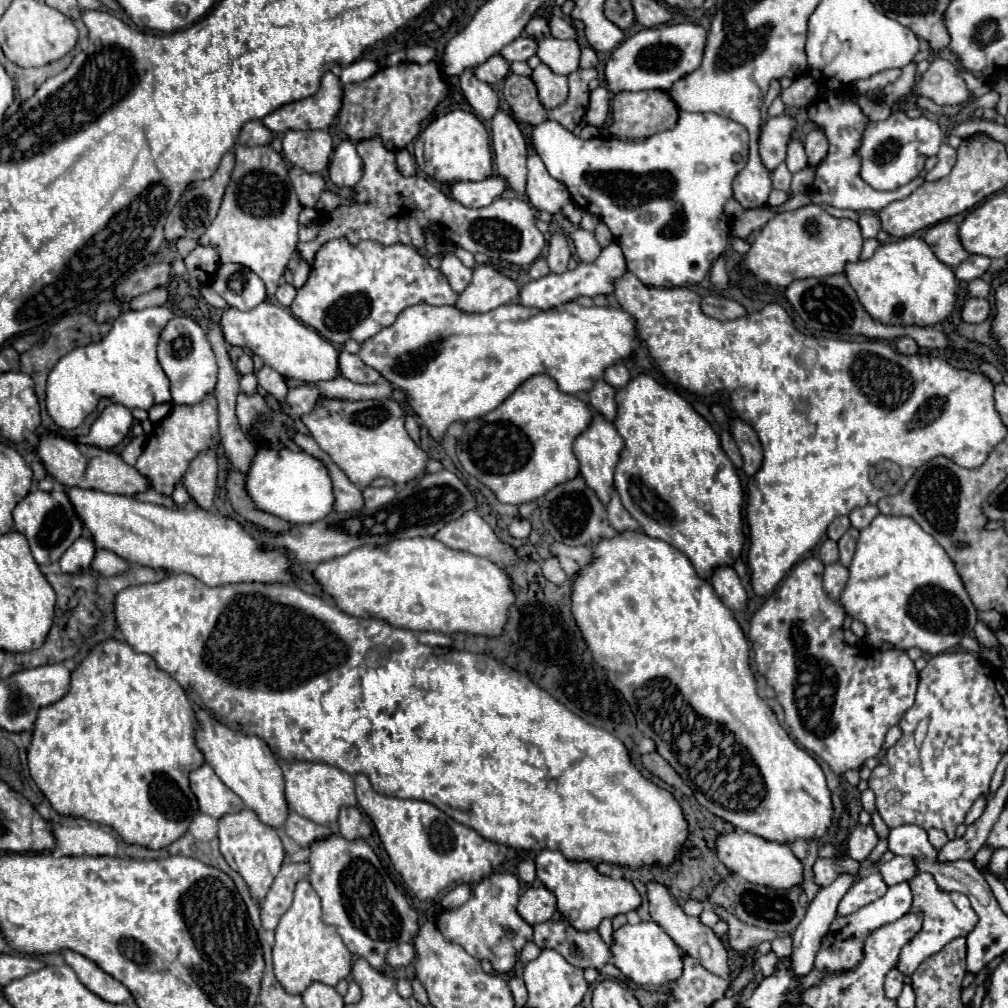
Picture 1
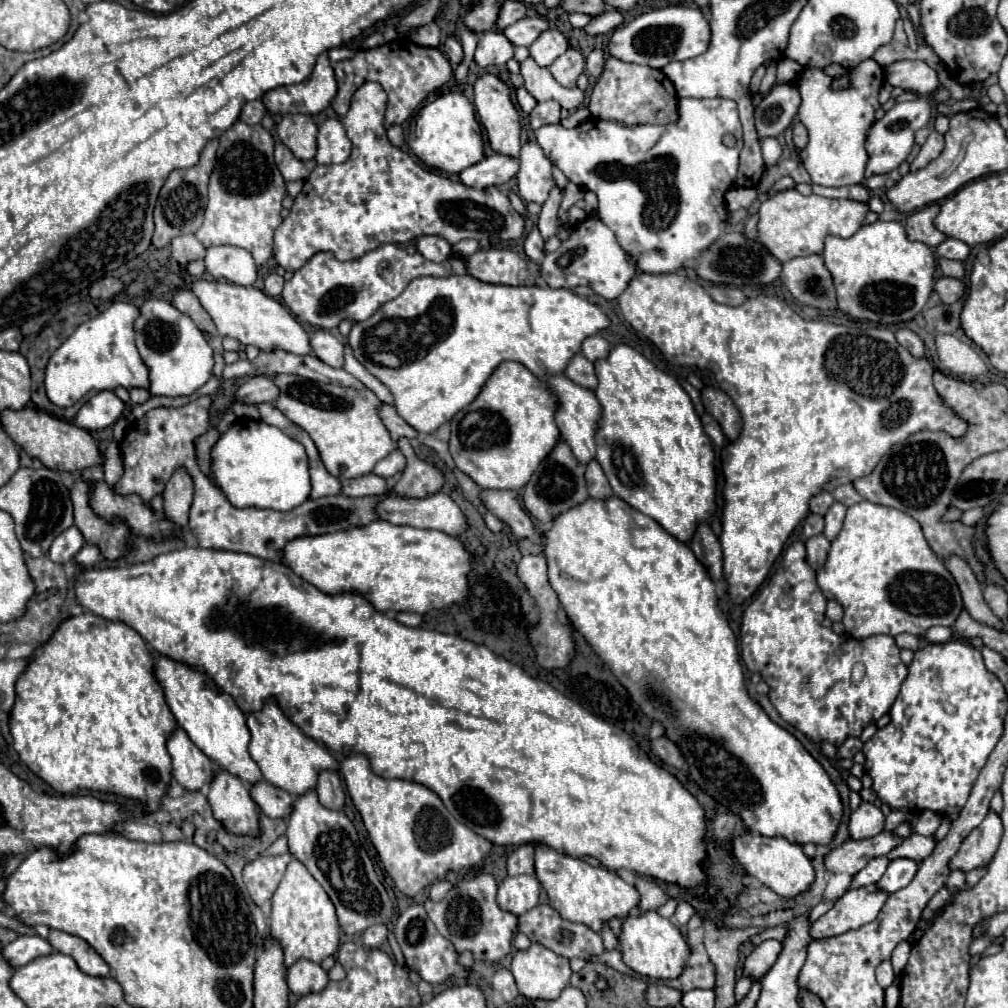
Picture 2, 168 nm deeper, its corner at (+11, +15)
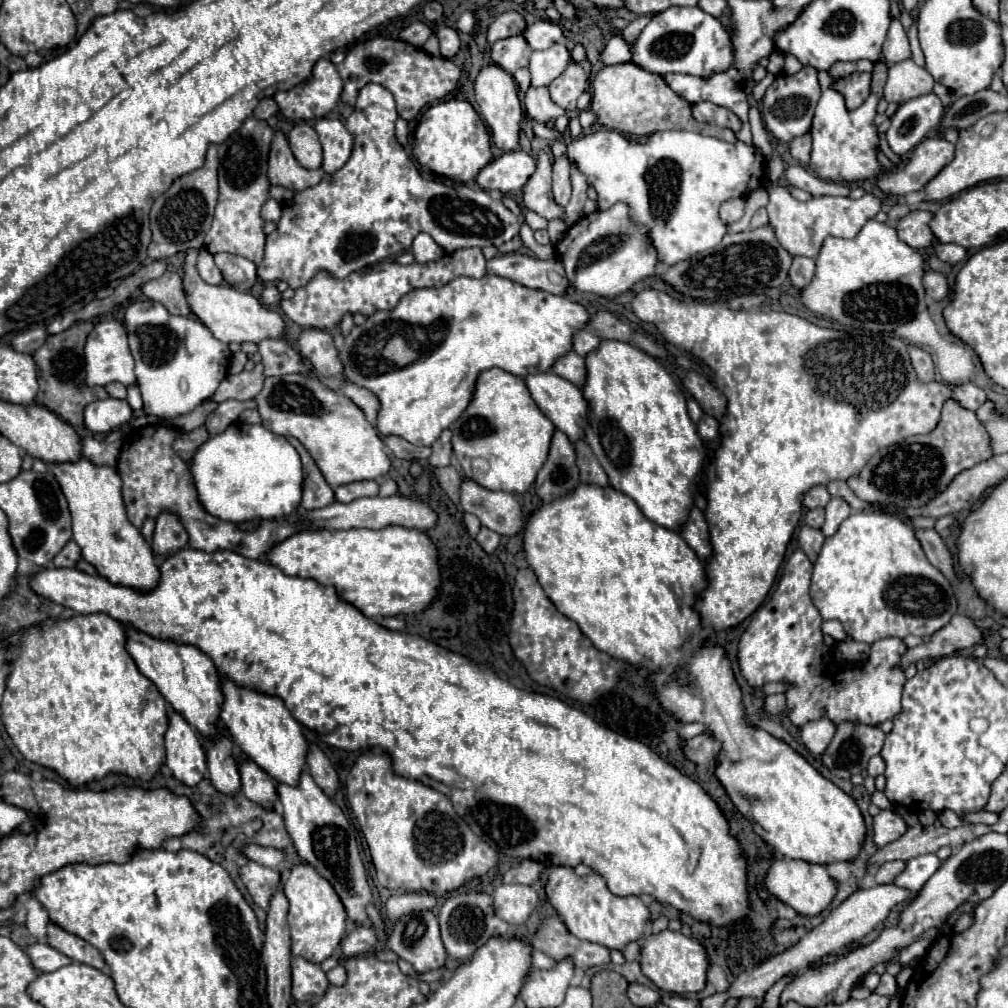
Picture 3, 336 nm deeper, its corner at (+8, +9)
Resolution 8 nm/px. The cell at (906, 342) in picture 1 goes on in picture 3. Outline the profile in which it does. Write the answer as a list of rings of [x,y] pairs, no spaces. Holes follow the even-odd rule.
[[[908,345],[908,353],[910,353],[912,365],[918,373],[918,379],[920,381],[934,381],[934,363],[932,363],[930,353],[922,347],[916,347],[916,345]]]

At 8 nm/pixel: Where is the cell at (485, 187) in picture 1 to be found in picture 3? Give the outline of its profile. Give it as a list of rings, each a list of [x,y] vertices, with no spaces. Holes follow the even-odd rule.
[[[510,151],[490,161],[478,173],[476,185],[486,191],[492,189],[498,189],[502,193],[520,191],[532,173],[534,173],[534,157],[524,151]]]

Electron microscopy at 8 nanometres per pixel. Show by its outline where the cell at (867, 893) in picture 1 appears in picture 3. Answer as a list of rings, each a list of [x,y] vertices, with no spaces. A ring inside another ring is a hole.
[[[890,861],[890,863],[884,863],[880,865],[878,873],[876,873],[876,883],[892,883],[894,877],[904,869],[904,863],[902,861]]]

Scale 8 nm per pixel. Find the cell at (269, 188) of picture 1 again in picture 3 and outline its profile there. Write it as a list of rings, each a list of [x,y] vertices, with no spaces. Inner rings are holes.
[[[254,117],[246,119],[242,127],[230,135],[218,149],[220,155],[220,195],[214,211],[212,229],[206,235],[204,247],[214,255],[220,251],[236,253],[252,263],[260,265],[264,259],[264,219],[260,215],[262,205],[270,199],[270,179],[268,179],[268,151],[274,131],[266,121],[258,121]]]

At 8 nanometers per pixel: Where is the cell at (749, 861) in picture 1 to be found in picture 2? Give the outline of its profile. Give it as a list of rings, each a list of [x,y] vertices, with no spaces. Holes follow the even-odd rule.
[[[747,833],[733,841],[733,853],[749,875],[757,877],[763,885],[771,887],[781,897],[787,899],[797,897],[799,893],[809,891],[809,887],[815,881],[815,869],[811,865],[811,859],[803,853],[799,845],[789,843],[783,837],[763,837],[763,835]]]

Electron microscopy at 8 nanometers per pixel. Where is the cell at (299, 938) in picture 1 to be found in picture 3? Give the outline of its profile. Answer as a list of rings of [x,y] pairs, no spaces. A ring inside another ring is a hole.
[[[298,863],[290,869],[288,879],[284,881],[284,895],[290,903],[288,925],[292,937],[292,955],[304,957],[312,963],[322,963],[340,947],[346,929],[346,911],[336,891],[314,871],[314,867],[308,863]]]

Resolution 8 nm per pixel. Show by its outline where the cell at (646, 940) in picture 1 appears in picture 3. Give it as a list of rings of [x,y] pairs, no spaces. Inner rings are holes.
[[[664,929],[660,933],[644,937],[644,943],[640,949],[640,969],[662,991],[694,993],[694,991],[704,989],[708,957],[706,957],[704,947],[696,939],[686,937],[680,931],[676,933],[676,931]]]

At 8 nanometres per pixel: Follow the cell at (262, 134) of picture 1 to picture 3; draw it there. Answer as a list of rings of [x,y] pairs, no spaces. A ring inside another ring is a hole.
[[[272,97],[262,99],[262,103],[258,103],[258,107],[254,109],[254,117],[256,119],[270,119],[274,113],[278,111],[278,105],[274,103]]]

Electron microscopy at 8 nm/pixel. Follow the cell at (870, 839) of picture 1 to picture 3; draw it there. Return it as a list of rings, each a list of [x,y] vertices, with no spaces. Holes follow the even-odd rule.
[[[880,811],[878,815],[872,817],[872,839],[878,847],[898,839],[898,835],[902,835],[902,831],[906,829],[908,827],[904,819],[894,811]]]

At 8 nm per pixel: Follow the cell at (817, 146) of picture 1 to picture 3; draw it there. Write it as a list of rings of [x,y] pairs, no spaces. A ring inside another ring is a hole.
[[[806,133],[806,135],[800,135],[800,137],[796,137],[792,143],[790,143],[790,153],[792,153],[792,157],[796,159],[796,161],[800,161],[800,163],[808,163],[810,161],[810,147],[812,147],[812,139],[810,139],[810,135]]]

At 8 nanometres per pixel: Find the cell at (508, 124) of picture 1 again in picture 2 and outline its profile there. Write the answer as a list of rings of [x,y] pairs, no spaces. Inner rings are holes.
[[[491,73],[481,75],[473,87],[475,87],[475,109],[479,115],[479,121],[487,129],[487,137],[489,137],[493,151],[509,155],[509,157],[519,157],[521,125],[519,125],[519,113],[511,101],[511,87]]]

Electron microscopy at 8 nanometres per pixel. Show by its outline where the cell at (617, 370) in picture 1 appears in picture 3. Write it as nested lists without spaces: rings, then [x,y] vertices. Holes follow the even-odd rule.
[[[582,329],[574,335],[574,351],[580,355],[580,357],[586,357],[588,353],[596,351],[600,345],[600,337],[596,333],[592,333],[590,329]]]

